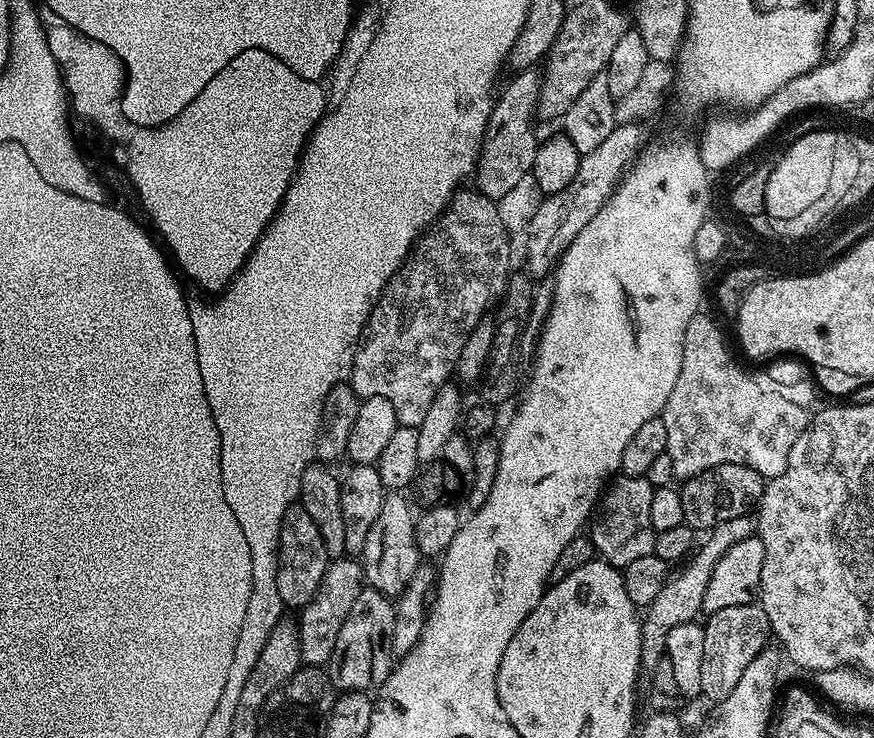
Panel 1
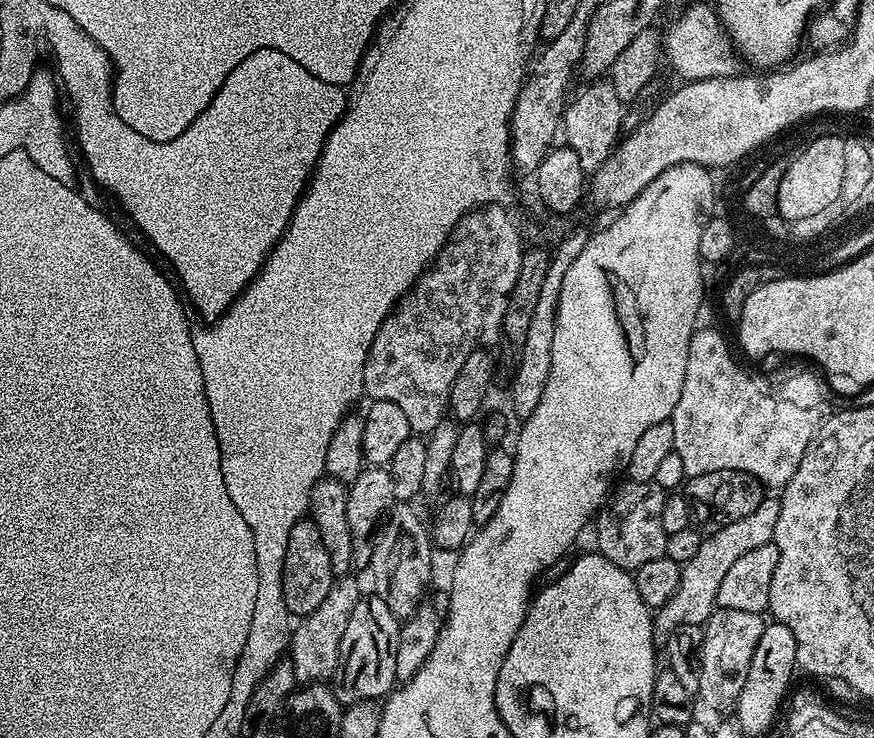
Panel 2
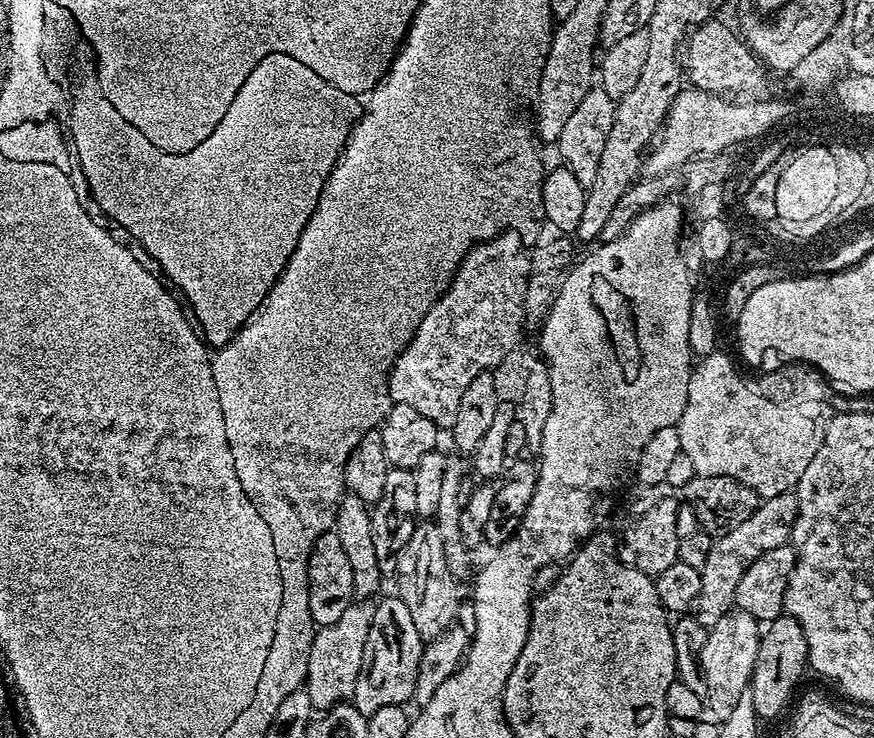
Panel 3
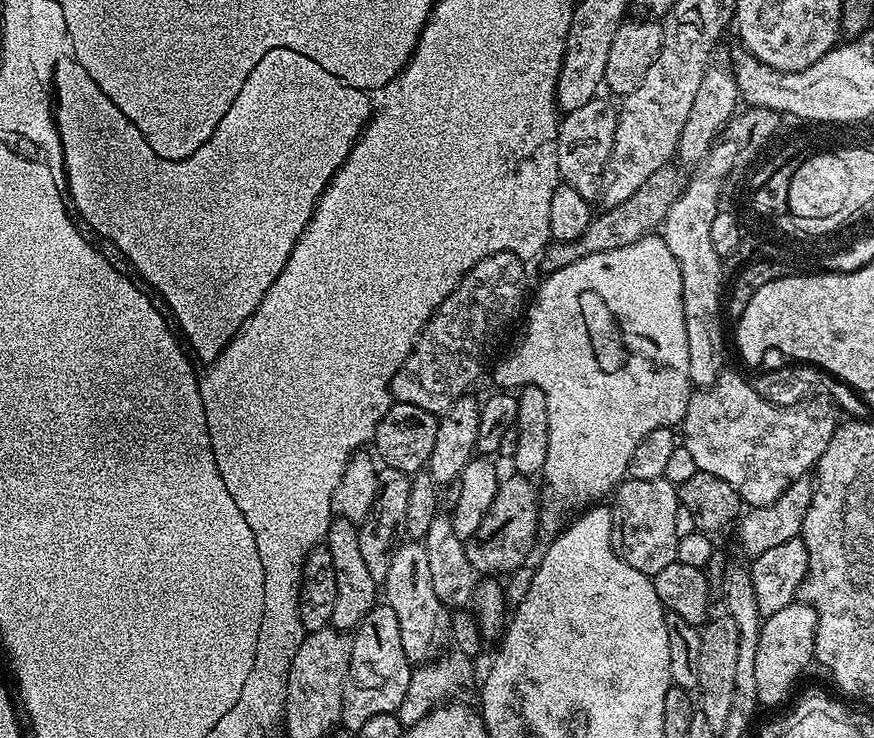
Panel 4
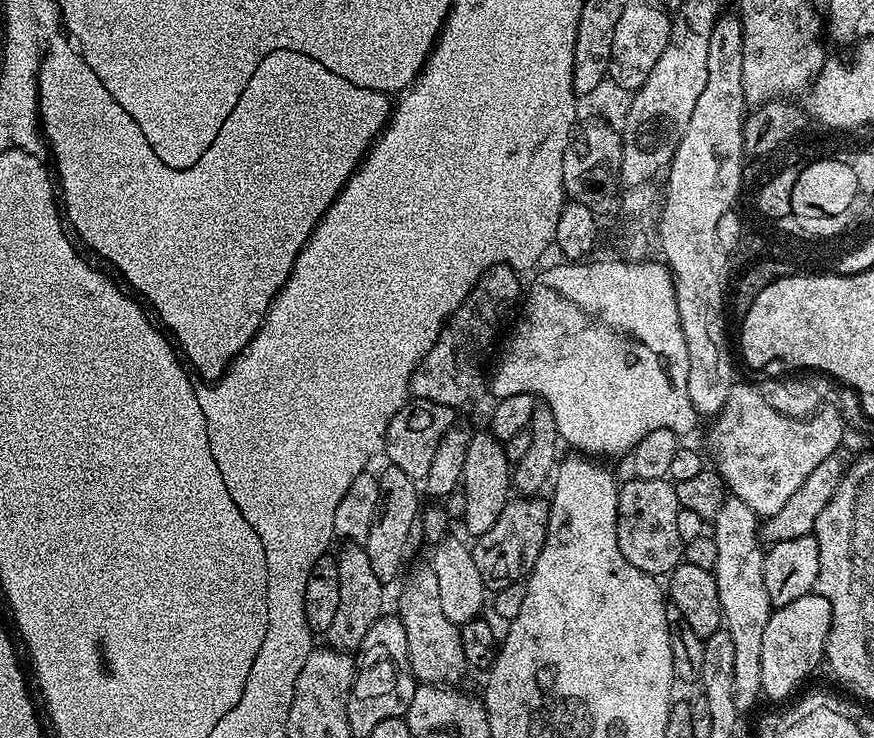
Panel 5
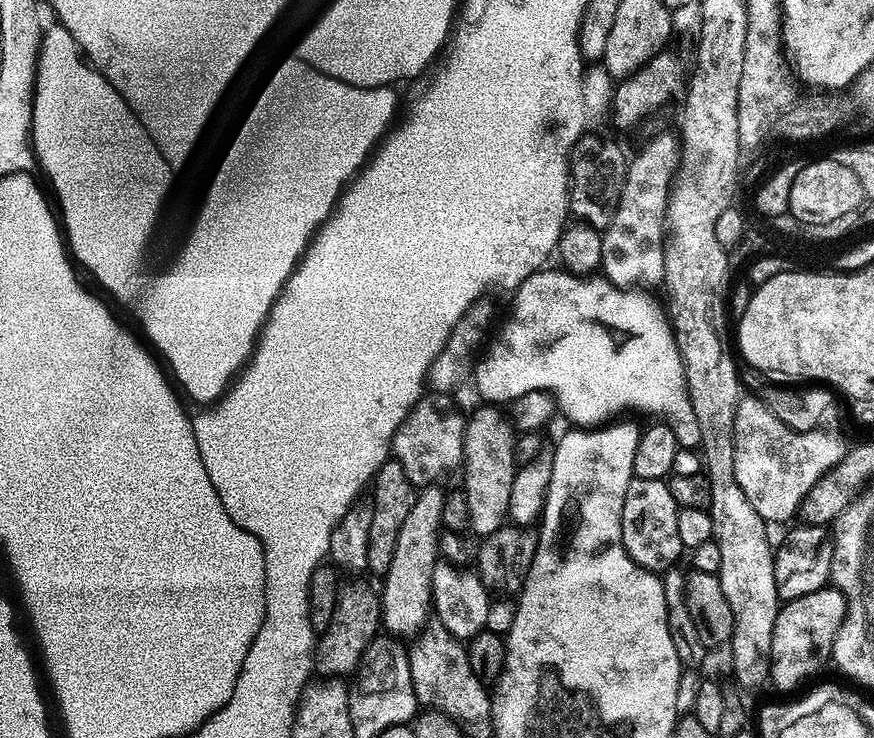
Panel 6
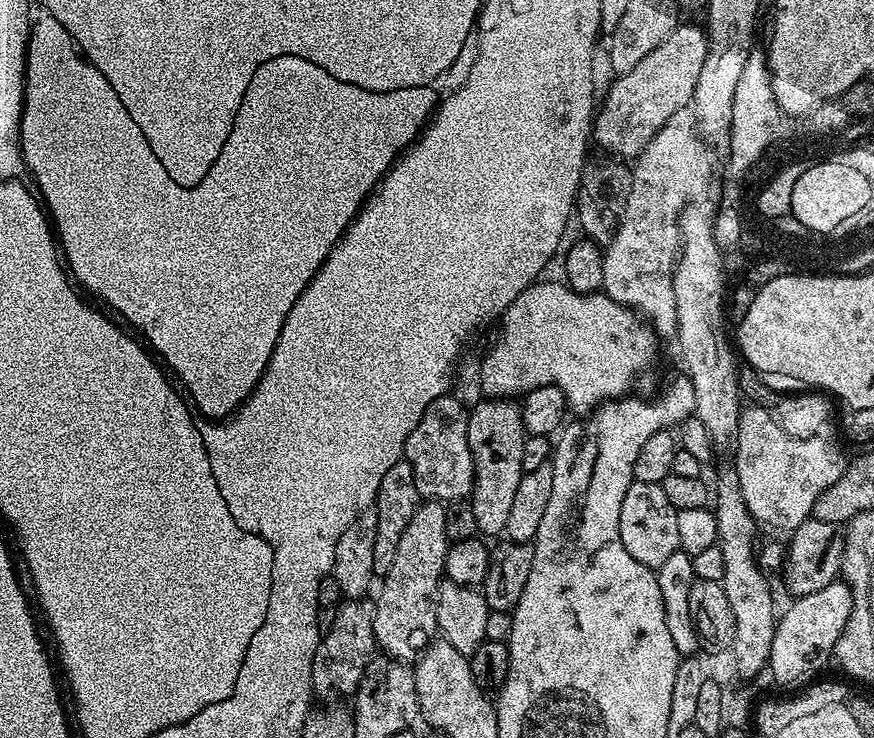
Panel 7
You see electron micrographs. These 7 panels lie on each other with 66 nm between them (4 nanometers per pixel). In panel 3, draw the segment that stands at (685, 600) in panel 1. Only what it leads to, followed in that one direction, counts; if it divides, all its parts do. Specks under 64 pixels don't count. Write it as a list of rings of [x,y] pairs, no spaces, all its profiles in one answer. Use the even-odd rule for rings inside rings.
[[[783,492],[777,496],[761,499],[754,514],[750,514],[746,522],[735,524],[728,531],[719,533],[713,539],[704,564],[699,568],[700,591],[696,593],[695,611],[700,611],[701,617],[715,618],[731,609],[734,604],[736,583],[744,573],[744,569],[759,556],[764,556],[775,548],[784,548],[789,543],[794,521],[796,521],[795,495],[792,492]]]

